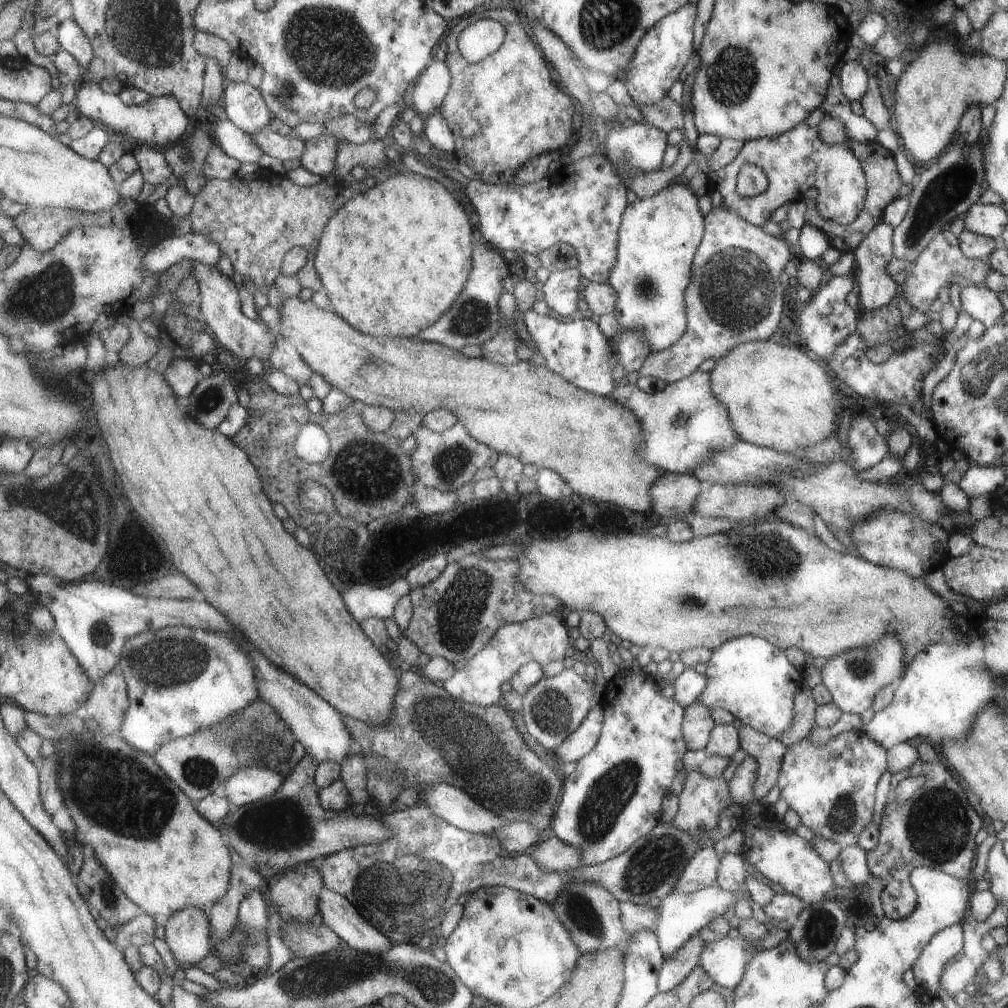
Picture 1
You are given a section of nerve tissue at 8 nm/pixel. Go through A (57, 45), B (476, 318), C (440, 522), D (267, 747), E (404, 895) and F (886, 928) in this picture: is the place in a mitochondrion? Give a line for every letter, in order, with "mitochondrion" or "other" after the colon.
A: other
B: mitochondrion
C: other
D: other
E: mitochondrion
F: other

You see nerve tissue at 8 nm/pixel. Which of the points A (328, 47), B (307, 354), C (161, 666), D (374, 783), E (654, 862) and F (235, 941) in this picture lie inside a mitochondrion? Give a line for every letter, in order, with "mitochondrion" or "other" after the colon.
A: mitochondrion
B: other
C: mitochondrion
D: other
E: mitochondrion
F: mitochondrion

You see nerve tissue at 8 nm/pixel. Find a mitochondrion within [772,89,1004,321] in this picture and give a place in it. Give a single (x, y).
(944, 194)

